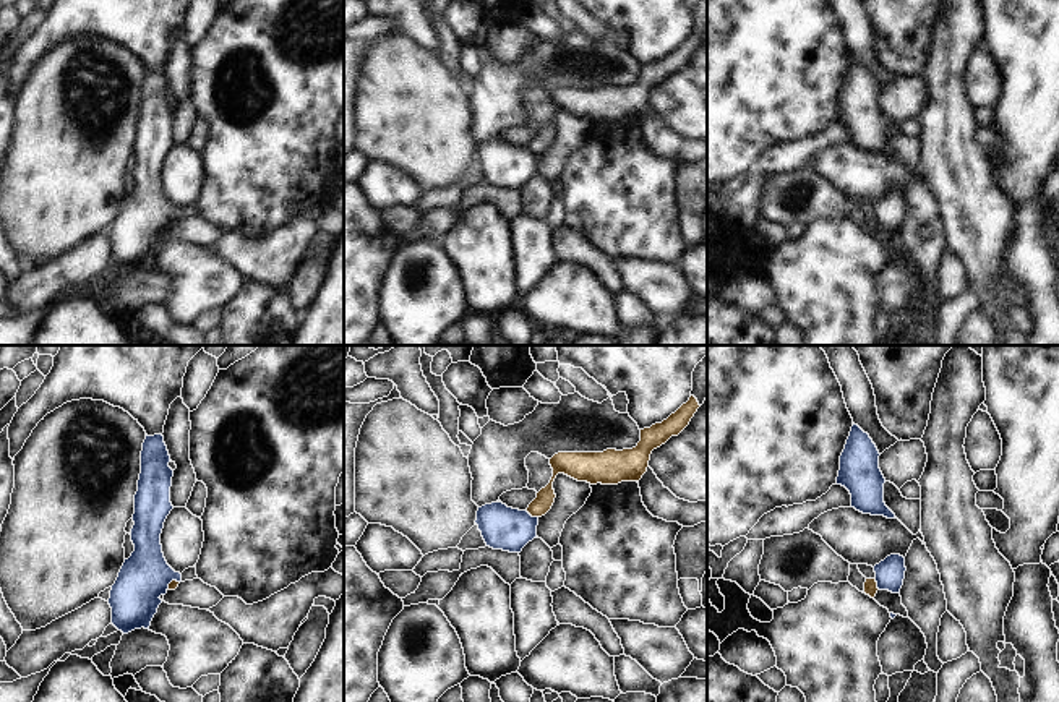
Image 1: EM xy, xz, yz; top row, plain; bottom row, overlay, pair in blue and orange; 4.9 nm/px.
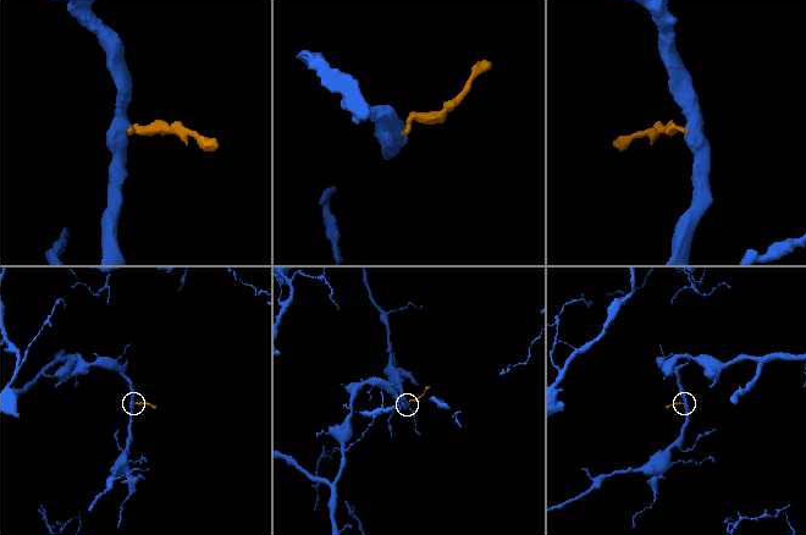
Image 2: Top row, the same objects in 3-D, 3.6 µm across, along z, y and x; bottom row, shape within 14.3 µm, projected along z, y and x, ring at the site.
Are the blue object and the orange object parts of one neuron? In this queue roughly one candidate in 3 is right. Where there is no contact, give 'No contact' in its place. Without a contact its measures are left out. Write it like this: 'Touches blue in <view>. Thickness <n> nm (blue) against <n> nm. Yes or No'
Touches blue in xz. Thickness 220 nm (blue) against 90 nm. No

